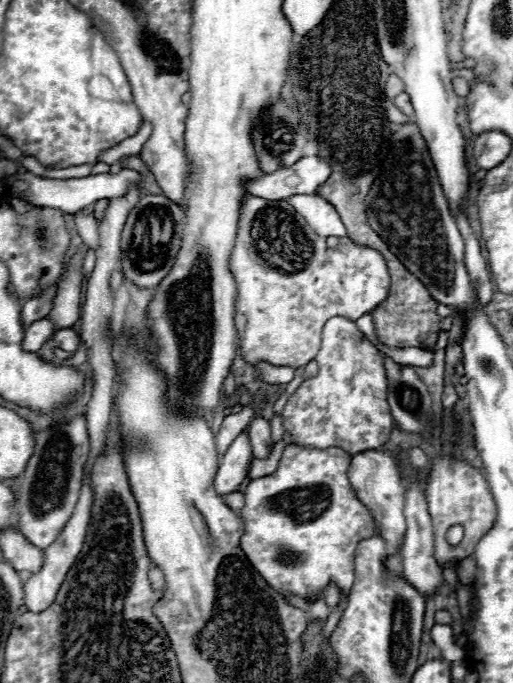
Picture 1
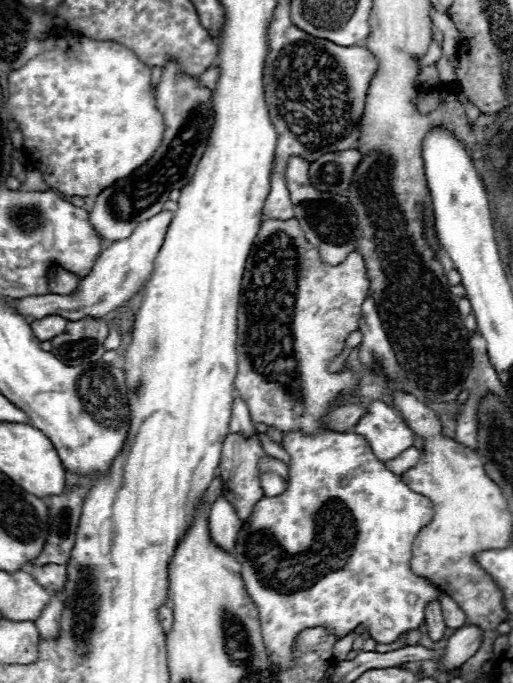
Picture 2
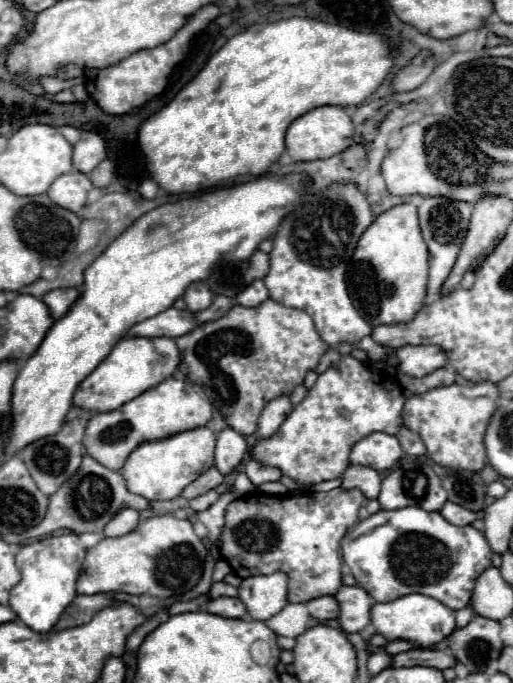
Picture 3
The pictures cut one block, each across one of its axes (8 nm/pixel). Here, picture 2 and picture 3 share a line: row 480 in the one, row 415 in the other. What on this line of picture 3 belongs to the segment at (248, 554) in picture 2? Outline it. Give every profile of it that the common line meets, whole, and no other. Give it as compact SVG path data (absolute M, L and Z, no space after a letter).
M346 354L340 358L338 364L330 366L326 372L318 376L316 384L306 392L304 400L293 408L274 436L256 440L256 444L250 450L250 456L258 460L262 466L278 468L282 476L296 480L300 486L310 486L324 480L340 478L350 464L348 456L352 446L358 440L366 438L370 432L386 432L394 436L398 434L398 428L404 422L402 420L404 402L406 402L406 392L396 378L388 374L388 380L386 380L378 372L370 370L366 362L360 362L354 356Z

